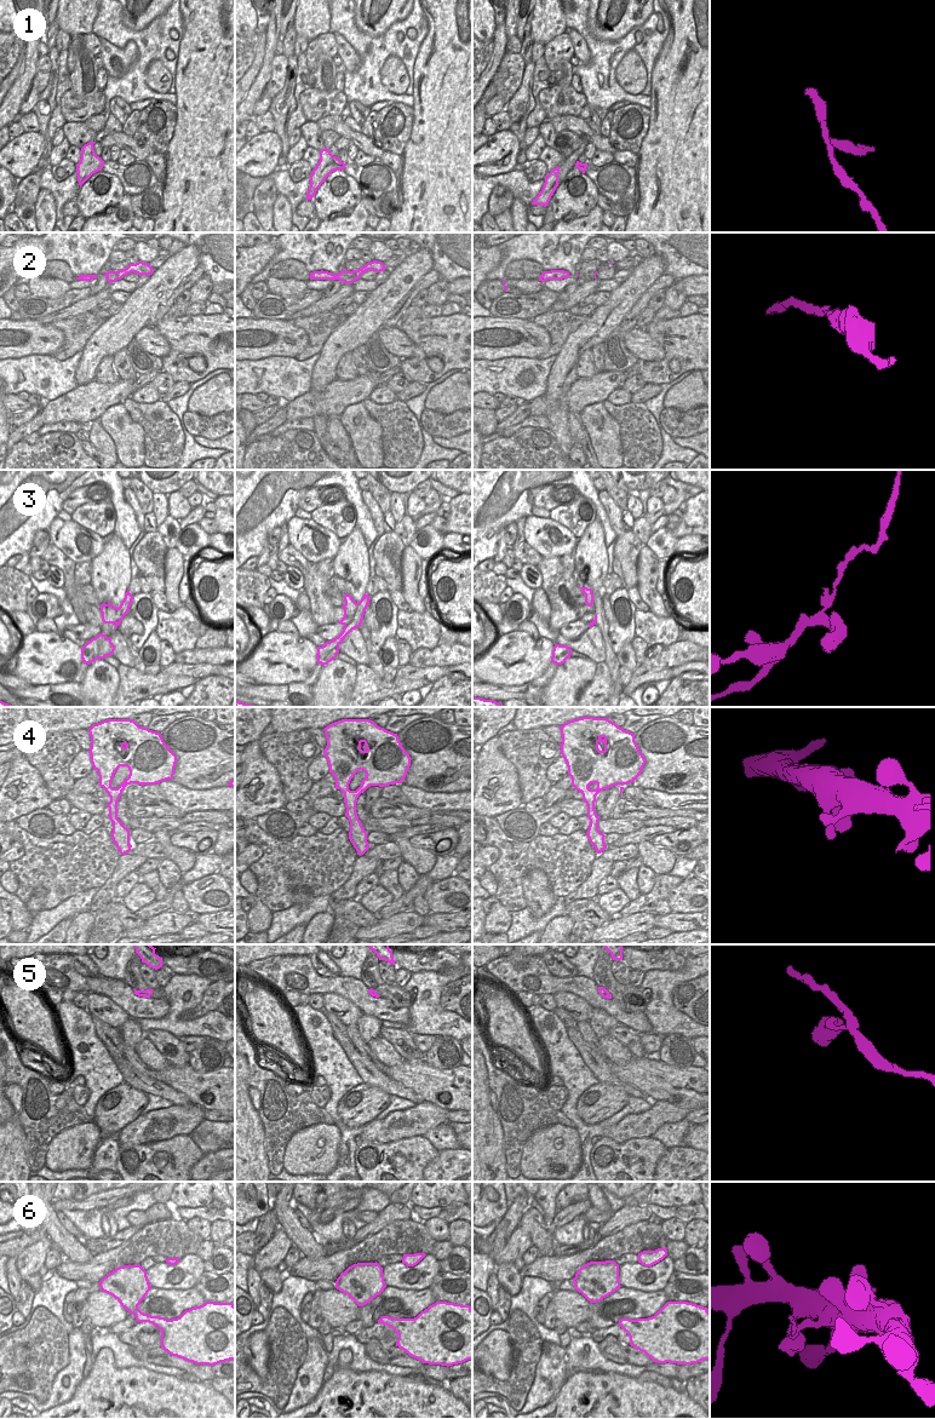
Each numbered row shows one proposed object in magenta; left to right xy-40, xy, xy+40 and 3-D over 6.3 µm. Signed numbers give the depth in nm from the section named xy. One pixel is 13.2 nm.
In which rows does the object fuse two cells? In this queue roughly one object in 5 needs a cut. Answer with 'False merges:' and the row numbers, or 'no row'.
False merges: no row.

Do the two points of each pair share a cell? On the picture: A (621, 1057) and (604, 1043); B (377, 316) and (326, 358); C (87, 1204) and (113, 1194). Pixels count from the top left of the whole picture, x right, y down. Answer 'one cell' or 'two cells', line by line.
A: one cell
B: one cell
C: one cell

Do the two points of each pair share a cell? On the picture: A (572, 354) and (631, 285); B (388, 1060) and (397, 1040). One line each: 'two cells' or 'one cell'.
A: one cell
B: two cells

